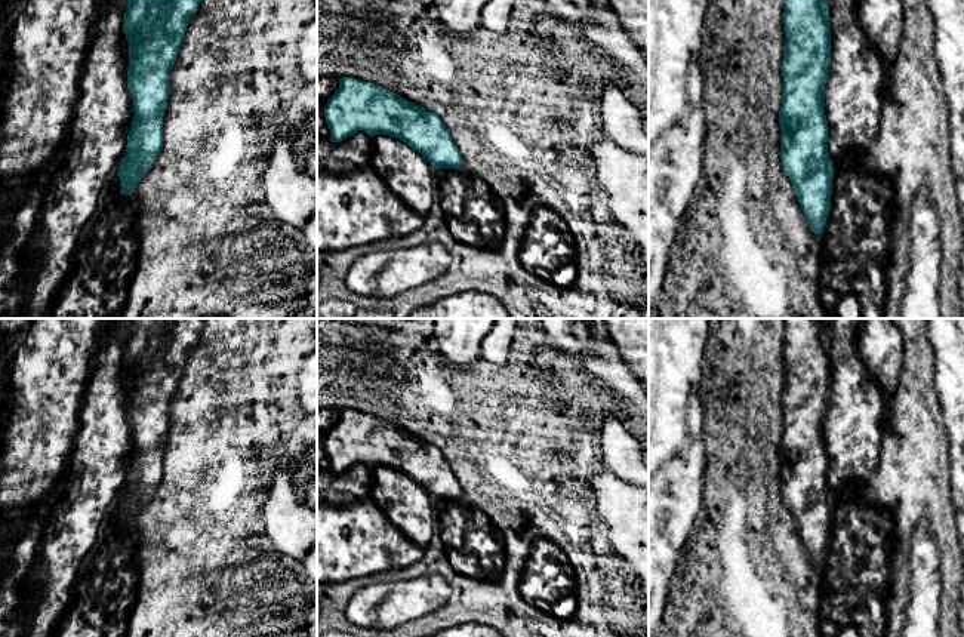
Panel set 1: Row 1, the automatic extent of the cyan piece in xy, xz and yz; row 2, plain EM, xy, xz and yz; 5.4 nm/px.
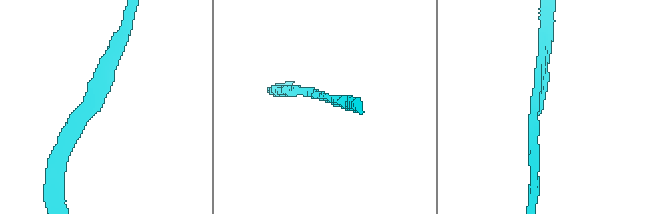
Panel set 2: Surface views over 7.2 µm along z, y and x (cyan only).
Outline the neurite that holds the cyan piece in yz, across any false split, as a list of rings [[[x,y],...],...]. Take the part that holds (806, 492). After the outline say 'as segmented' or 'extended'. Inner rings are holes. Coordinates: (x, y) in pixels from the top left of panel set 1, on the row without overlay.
[[[783,318],[783,324],[782,498],[810,563],[819,566],[829,547],[835,504],[828,484],[823,436],[831,394],[828,332],[822,318]]] | as segmented

